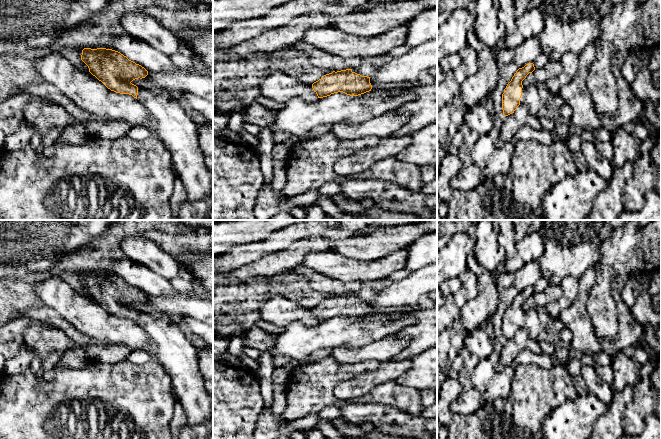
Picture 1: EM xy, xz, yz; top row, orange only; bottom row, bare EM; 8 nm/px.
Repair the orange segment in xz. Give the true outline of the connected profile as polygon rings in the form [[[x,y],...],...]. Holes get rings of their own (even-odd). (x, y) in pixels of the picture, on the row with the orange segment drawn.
[[[346,69],[324,75],[312,84],[312,88],[318,98],[323,98],[338,92],[358,96],[371,91],[372,85],[370,77],[357,74],[352,69]]]

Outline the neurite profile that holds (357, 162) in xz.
[[[411,135],[381,138],[378,145],[352,152],[335,162],[335,172],[348,176],[368,170],[377,161],[396,156],[411,144]]]

